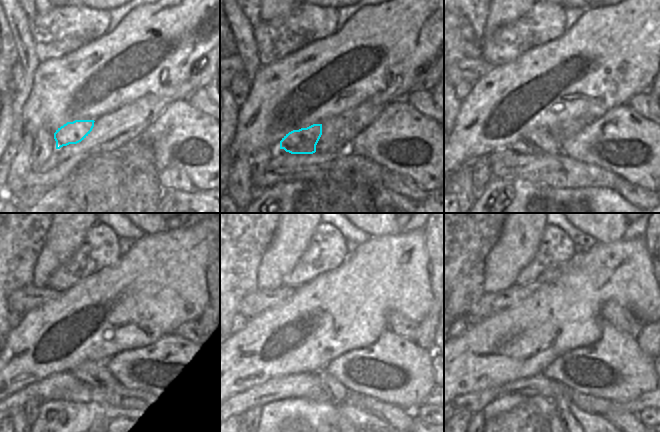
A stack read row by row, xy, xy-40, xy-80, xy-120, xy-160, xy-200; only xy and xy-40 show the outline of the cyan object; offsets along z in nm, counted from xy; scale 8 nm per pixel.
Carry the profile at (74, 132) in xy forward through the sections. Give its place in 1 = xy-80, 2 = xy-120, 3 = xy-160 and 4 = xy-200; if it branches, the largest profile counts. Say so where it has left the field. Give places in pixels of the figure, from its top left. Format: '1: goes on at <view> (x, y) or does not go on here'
1: goes on at xy-80 (540, 142)
2: goes on at xy-120 (97, 374)
3: goes on at xy-160 (336, 391)
4: goes on at xy-200 (563, 405)

